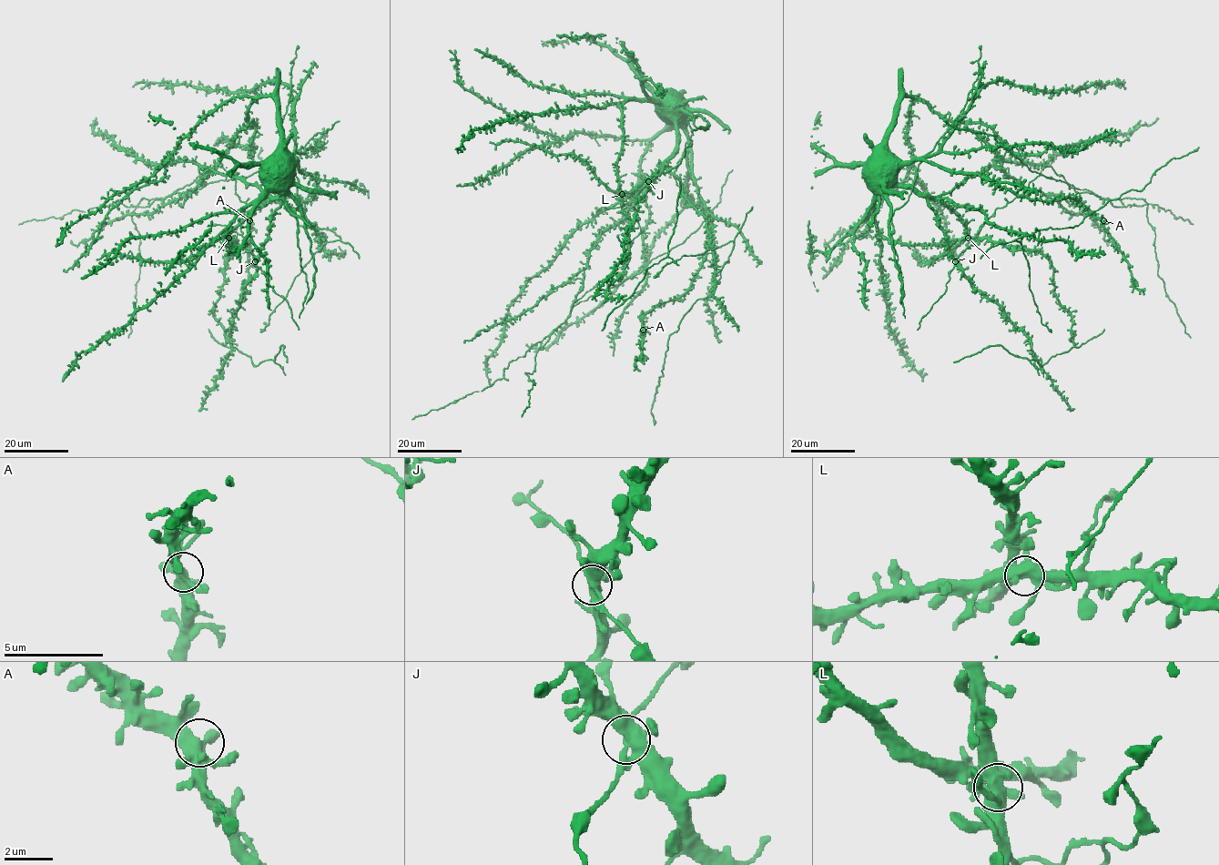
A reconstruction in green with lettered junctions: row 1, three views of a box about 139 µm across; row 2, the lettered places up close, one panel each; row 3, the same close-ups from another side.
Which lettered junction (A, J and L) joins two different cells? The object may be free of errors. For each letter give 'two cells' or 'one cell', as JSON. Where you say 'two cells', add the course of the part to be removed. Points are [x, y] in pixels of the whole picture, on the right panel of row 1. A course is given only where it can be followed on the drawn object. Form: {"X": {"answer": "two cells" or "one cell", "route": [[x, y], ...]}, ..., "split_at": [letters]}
{"A": {"answer": "one cell"}, "J": {"answer": "one cell"}, "L": {"answer": "one cell"}, "split_at": []}

